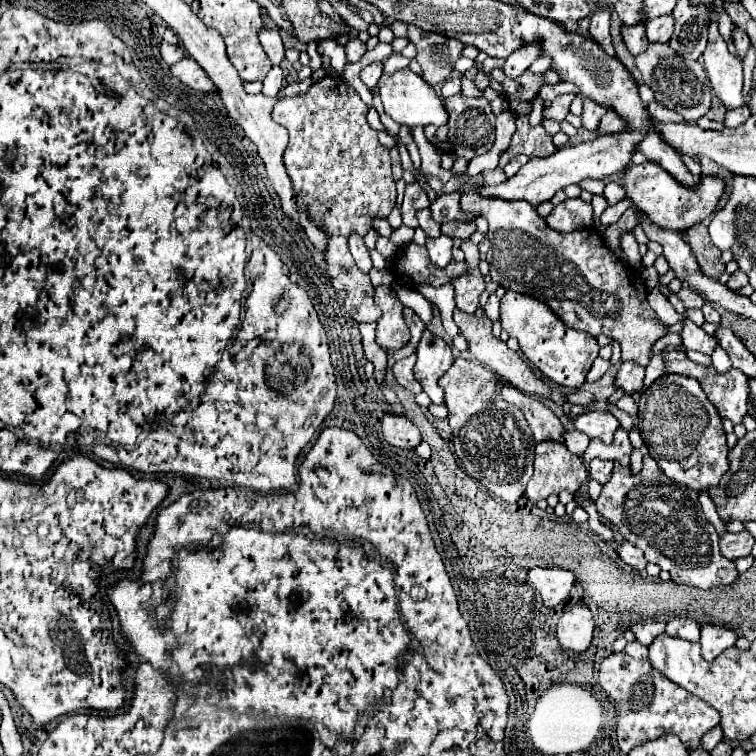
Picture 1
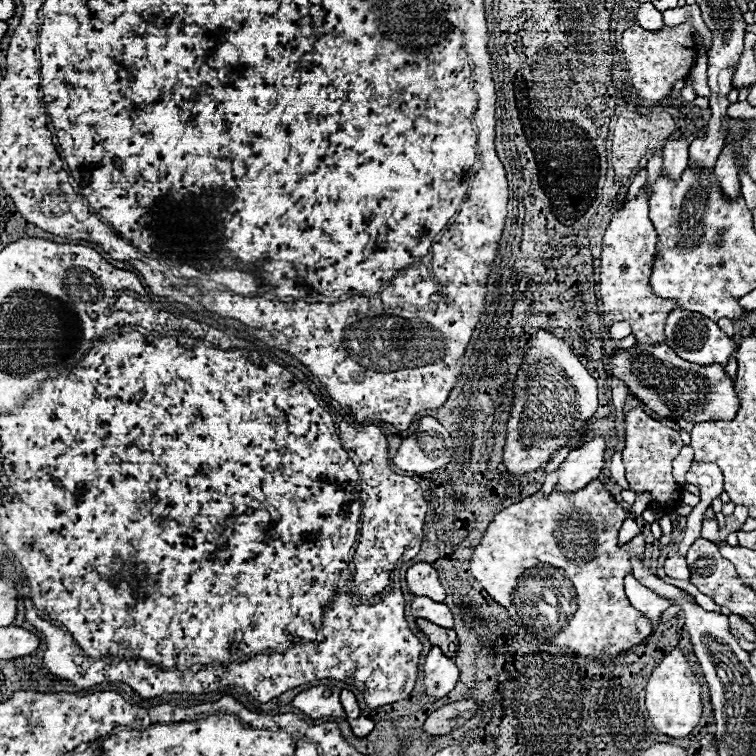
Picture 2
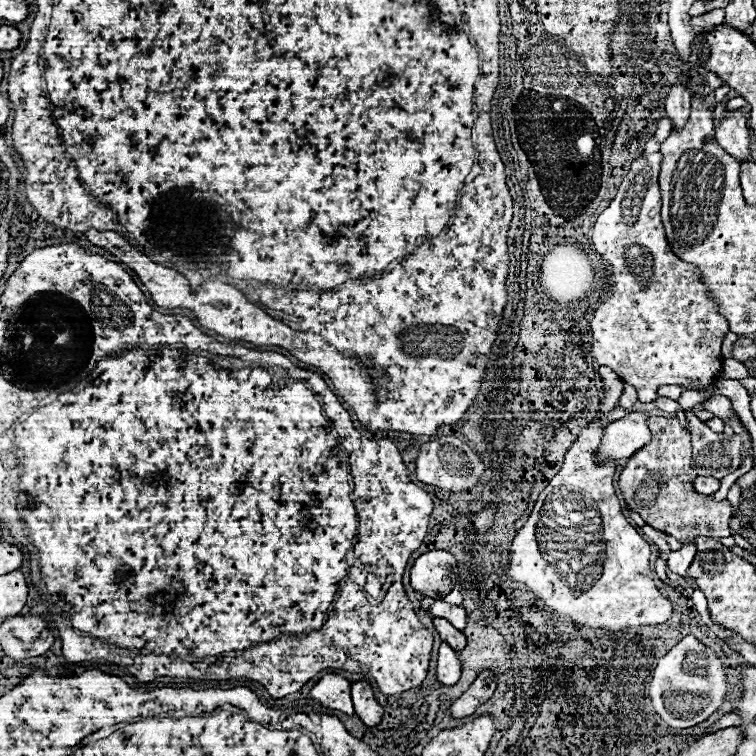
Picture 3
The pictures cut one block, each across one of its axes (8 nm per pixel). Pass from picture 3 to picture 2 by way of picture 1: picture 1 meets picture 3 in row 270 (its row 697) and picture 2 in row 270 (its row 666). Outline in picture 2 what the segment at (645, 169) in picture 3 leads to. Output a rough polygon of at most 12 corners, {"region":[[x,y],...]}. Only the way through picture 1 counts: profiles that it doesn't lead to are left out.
{"region":[[648,194],[618,208],[600,256],[602,320],[664,344],[674,300],[652,292]]}

